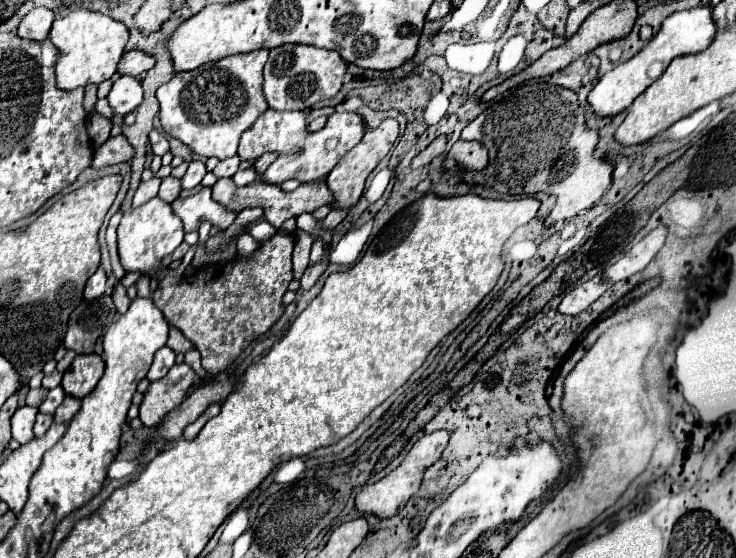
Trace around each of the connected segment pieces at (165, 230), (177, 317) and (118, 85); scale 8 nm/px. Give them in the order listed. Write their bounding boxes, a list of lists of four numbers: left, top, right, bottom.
[[118,197,184,273],[152,233,294,371],[108,77,142,115]]

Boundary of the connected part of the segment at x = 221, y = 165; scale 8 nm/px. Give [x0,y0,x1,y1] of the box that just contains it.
[212,155,240,178]

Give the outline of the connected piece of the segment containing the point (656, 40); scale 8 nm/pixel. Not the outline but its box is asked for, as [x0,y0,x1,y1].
[588,5,716,117]

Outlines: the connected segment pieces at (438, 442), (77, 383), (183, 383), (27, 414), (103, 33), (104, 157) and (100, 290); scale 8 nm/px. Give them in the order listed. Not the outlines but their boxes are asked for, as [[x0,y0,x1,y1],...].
[[356,429,450,519],[62,353,104,397],[138,363,196,427],[12,407,38,443],[50,9,128,89],[92,135,134,169],[84,267,106,299]]

